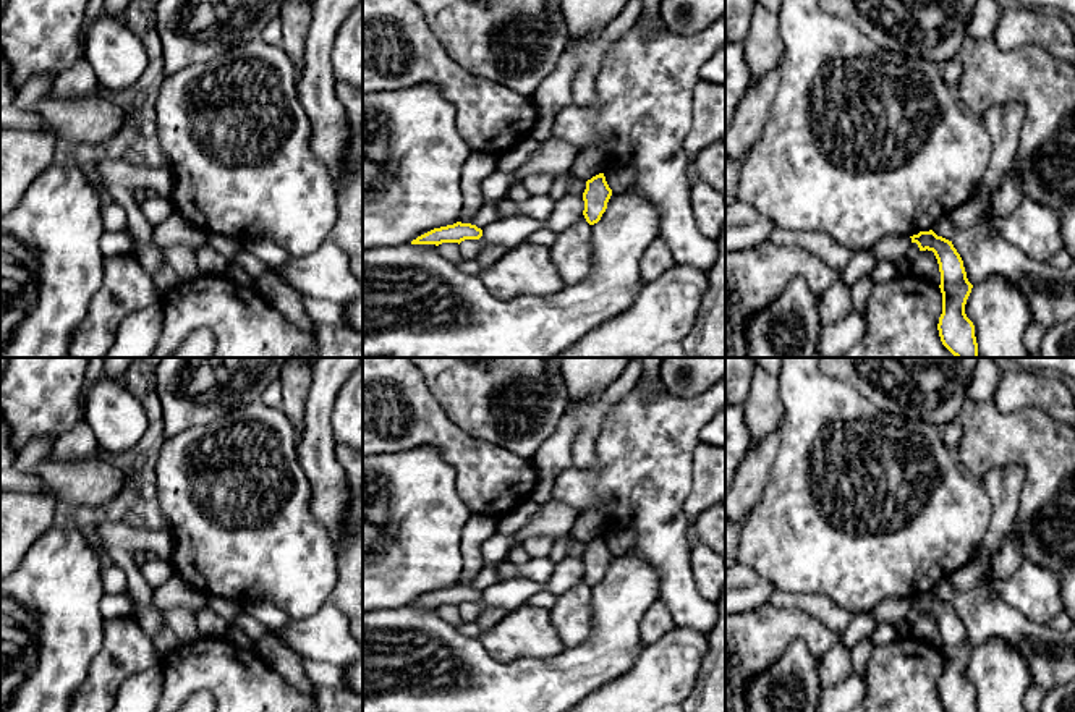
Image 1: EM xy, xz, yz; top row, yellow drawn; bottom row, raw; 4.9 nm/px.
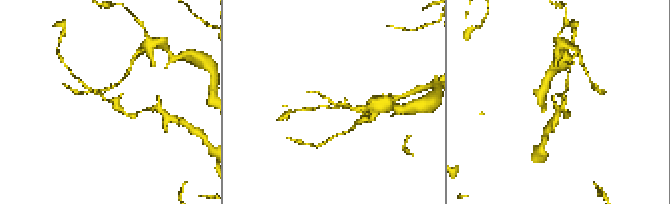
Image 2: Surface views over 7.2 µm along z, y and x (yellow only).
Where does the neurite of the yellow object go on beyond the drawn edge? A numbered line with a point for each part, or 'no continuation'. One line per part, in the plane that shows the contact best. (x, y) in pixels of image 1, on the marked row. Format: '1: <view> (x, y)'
no continuation

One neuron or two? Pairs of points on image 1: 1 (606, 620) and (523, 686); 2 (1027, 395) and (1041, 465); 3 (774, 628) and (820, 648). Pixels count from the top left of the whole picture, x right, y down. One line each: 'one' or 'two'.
1: one
2: two
3: one

